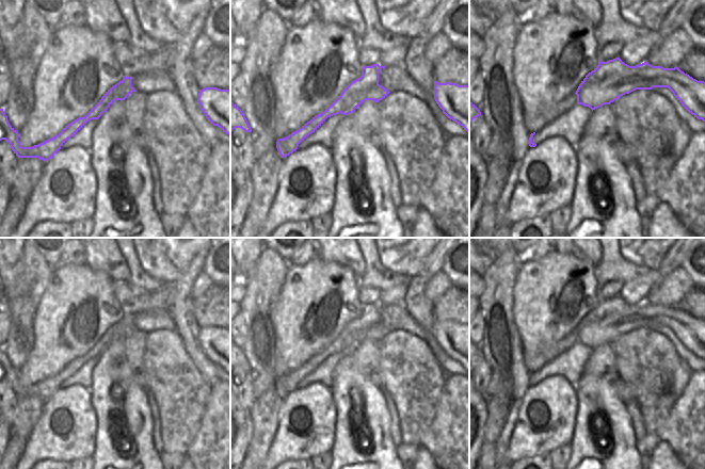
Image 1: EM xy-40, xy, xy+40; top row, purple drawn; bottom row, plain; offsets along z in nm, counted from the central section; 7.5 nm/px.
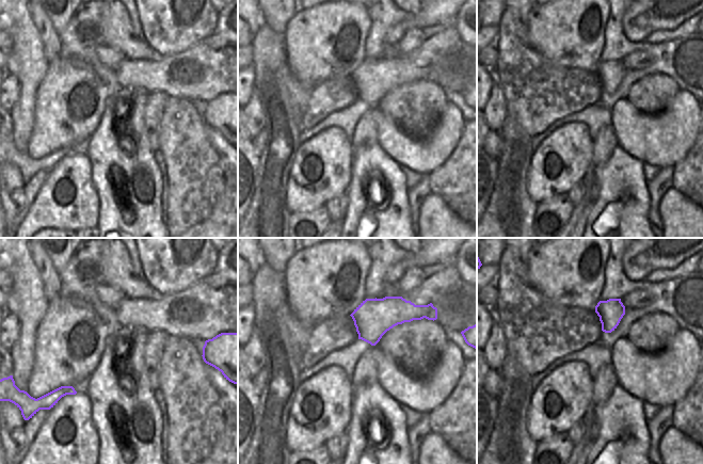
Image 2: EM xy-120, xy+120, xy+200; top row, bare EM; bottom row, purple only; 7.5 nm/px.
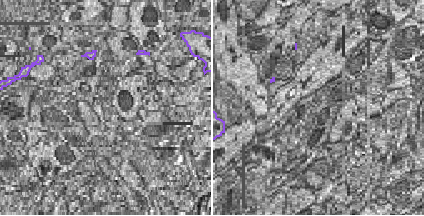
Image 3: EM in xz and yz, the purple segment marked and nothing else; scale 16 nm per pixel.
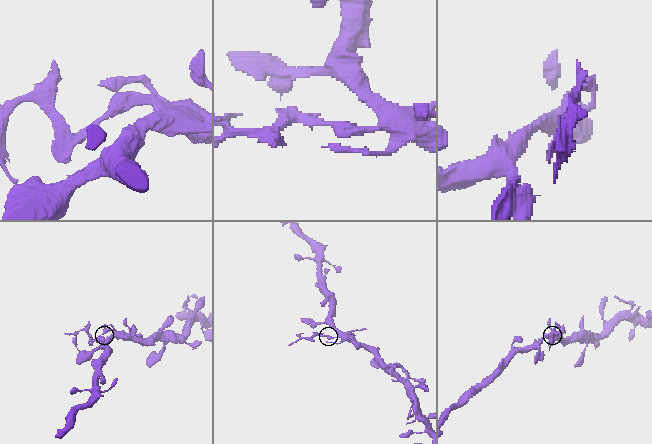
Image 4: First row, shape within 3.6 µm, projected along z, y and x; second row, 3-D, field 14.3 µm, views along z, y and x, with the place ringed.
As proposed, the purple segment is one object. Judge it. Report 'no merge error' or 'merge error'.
merge error

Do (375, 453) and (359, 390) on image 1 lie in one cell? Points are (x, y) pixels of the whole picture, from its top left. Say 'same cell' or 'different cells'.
same cell

